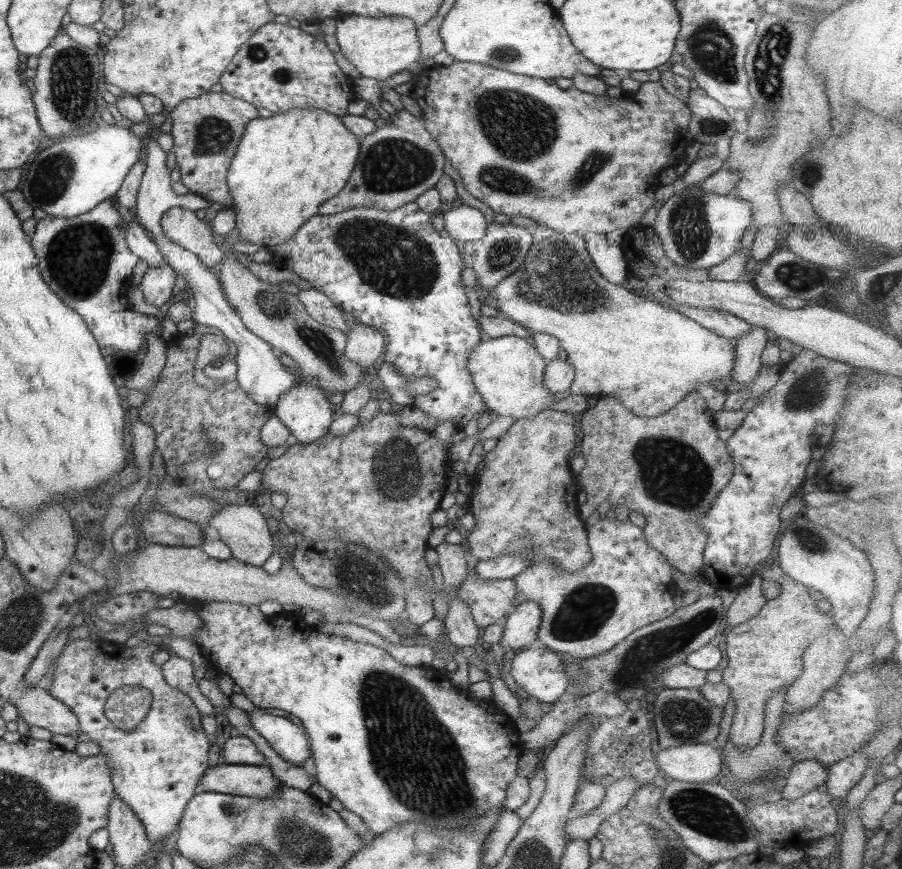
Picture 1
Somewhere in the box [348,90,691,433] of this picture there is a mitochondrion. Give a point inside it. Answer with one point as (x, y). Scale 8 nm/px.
(557, 278)

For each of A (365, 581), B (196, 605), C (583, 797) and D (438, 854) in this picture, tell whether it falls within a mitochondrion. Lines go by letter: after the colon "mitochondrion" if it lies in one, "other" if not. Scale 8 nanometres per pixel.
A: mitochondrion
B: other
C: other
D: mitochondrion

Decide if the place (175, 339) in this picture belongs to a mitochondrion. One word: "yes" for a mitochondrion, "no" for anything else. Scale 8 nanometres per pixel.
no

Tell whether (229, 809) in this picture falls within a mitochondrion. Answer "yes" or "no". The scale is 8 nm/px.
yes

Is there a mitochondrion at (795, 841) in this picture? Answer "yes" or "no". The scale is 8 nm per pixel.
no

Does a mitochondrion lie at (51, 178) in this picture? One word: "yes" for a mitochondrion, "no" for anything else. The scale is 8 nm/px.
yes

